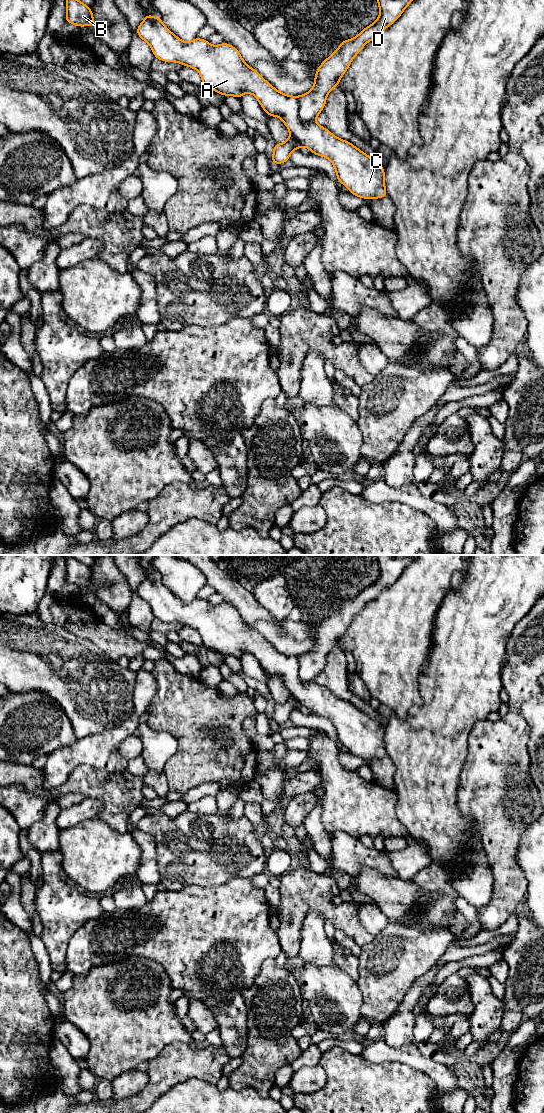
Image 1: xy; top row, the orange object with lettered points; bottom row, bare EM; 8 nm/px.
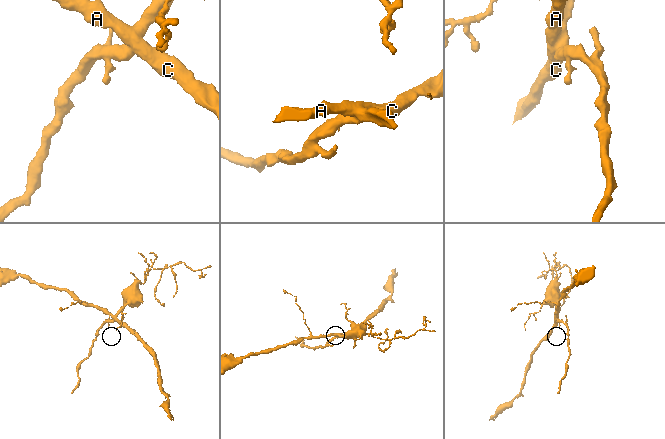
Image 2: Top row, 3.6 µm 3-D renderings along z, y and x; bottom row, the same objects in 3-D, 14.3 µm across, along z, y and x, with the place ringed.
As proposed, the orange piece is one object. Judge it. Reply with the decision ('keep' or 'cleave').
cleave

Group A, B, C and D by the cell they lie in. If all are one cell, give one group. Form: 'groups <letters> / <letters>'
groups A B C / D

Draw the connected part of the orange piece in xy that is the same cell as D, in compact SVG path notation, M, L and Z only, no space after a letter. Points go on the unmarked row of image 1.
M418 555L374 556L379 565L379 578L363 589L355 598L342 601L338 609L324 620L317 629L311 651L298 657L299 676L302 681L315 681L326 664L328 653L333 648L338 647L341 637L346 633L354 617L366 603L393 584Z

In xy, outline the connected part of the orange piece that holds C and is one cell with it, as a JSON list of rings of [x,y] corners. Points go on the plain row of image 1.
[[[150,573],[140,583],[136,592],[150,605],[155,618],[165,622],[179,622],[197,630],[201,635],[204,647],[214,650],[222,656],[232,655],[239,659],[247,652],[254,655],[268,677],[279,677],[290,691],[290,695],[294,696],[301,706],[310,709],[312,714],[331,720],[337,734],[337,741],[347,747],[353,755],[364,759],[388,756],[384,742],[385,729],[382,728],[379,721],[374,720],[352,703],[334,696],[315,681],[302,681],[299,676],[298,657],[276,650],[256,630],[245,623],[234,606],[224,602],[213,606],[207,600],[197,597],[191,602],[184,602],[162,583],[160,575],[154,578]]]

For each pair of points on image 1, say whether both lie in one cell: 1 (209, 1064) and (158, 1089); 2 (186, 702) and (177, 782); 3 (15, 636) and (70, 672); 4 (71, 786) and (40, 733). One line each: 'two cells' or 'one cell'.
1: one cell
2: one cell
3: one cell
4: two cells

